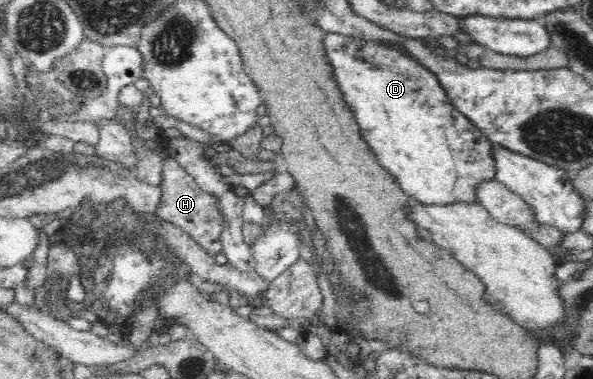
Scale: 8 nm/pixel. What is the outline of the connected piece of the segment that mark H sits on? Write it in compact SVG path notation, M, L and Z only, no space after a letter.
M169 158L163 163L163 183L161 183L162 195L159 211L154 218L163 219L175 224L187 232L209 255L215 257L222 251L220 245L220 231L222 226L222 214L214 197L203 191L195 180L185 173L185 170L176 162L176 159Z

